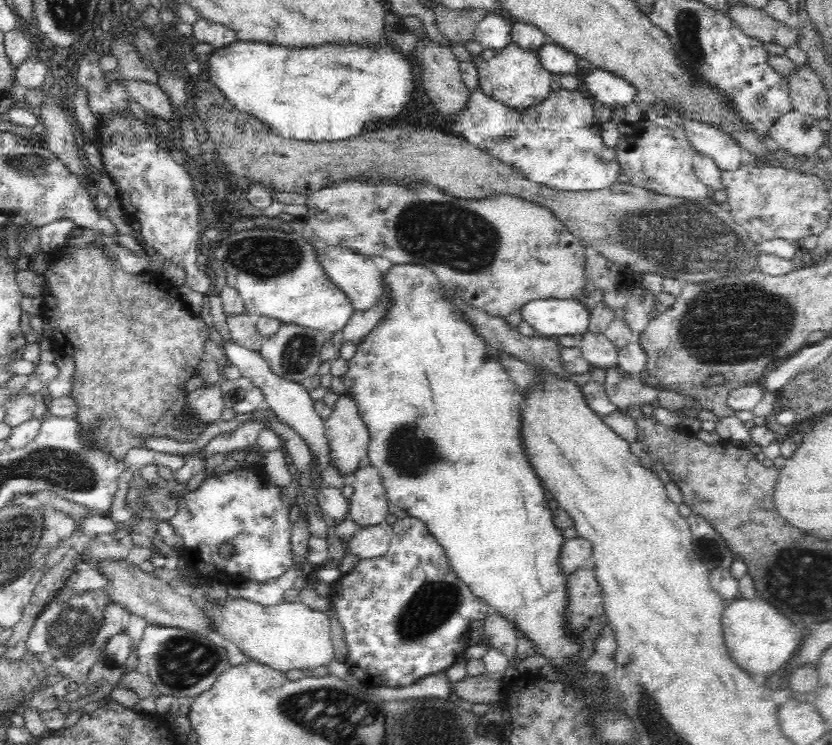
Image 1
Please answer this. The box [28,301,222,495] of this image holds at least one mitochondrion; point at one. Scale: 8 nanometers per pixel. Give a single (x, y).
(99, 423)

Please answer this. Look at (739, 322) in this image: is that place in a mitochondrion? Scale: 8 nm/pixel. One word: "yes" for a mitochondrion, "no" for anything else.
yes

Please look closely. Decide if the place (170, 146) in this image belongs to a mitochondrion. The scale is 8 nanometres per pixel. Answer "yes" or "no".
no

